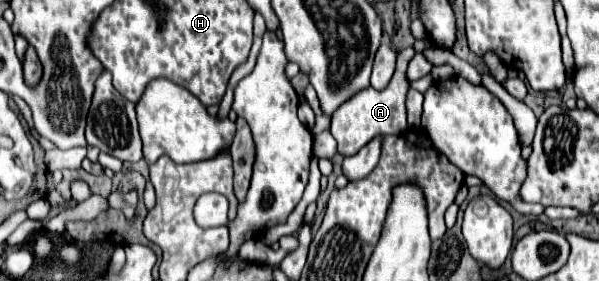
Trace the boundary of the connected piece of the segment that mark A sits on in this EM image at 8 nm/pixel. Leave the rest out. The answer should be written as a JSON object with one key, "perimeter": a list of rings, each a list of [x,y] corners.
{"perimeter":[[[413,47],[406,48],[399,52],[396,61],[396,70],[389,83],[383,91],[377,91],[373,87],[357,91],[351,99],[347,99],[337,113],[331,117],[331,133],[337,139],[339,153],[345,157],[355,155],[363,145],[367,145],[375,135],[401,135],[407,129],[405,121],[405,95],[409,89],[409,81],[405,77],[409,61],[414,57],[416,51]]]}

